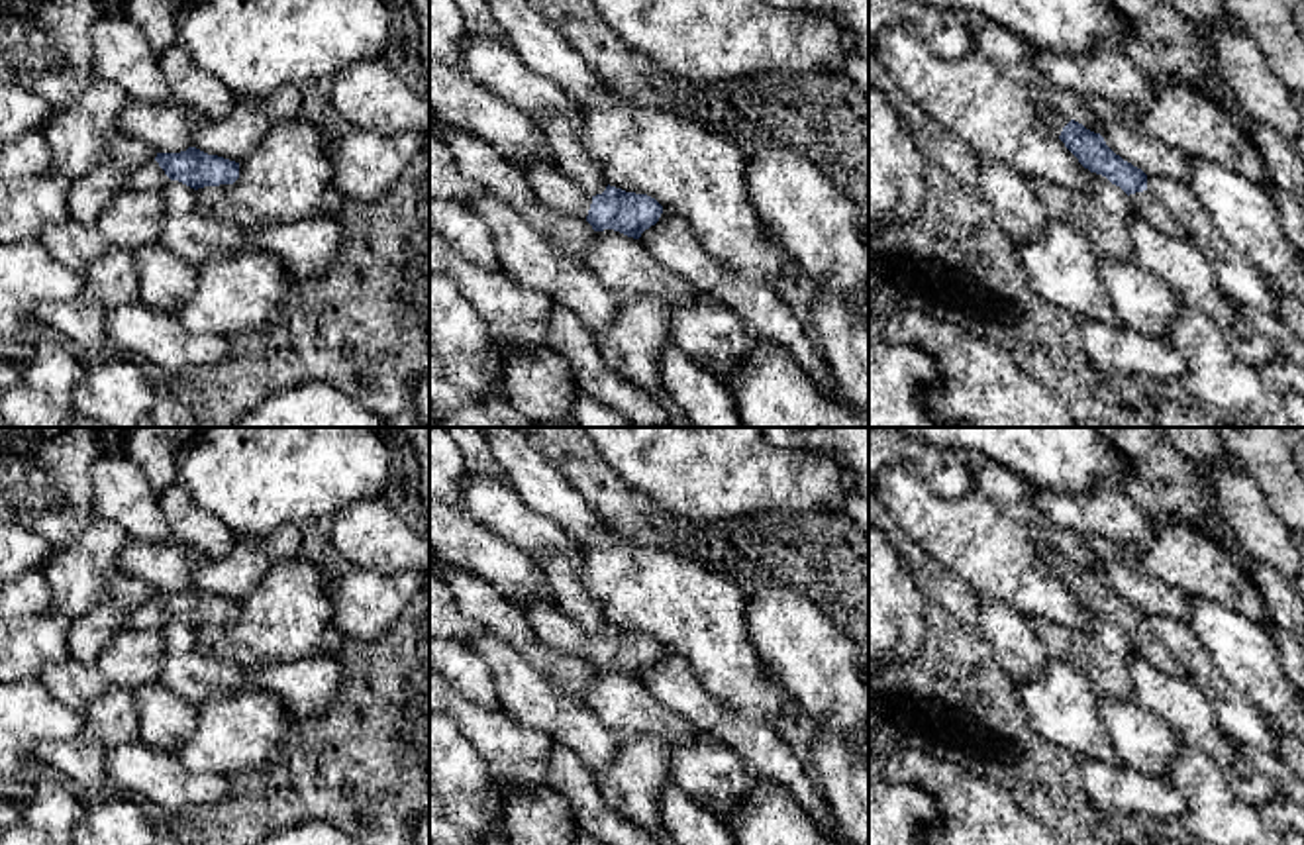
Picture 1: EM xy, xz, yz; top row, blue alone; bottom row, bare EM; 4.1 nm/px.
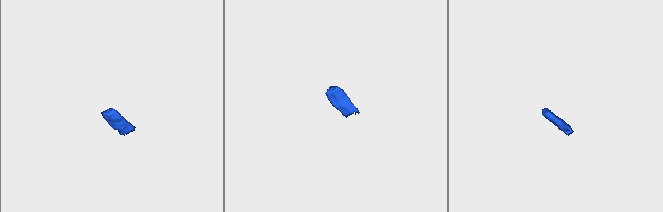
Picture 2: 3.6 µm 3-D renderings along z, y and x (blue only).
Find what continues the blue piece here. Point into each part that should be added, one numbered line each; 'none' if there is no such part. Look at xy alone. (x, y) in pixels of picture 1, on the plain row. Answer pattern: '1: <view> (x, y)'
1: xy (150, 616)

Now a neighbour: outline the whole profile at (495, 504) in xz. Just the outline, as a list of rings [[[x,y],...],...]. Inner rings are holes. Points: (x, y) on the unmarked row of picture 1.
[[[467,471],[465,510],[488,531],[514,543],[545,574],[555,604],[588,633],[608,625],[600,600],[582,582],[582,557],[577,543],[553,520],[529,510],[506,480]]]

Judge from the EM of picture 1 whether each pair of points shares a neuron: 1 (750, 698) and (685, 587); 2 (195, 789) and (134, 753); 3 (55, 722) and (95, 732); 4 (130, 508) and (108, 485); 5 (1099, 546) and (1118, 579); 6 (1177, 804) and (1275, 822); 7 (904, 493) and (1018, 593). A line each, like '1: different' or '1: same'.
1: same
2: same
3: different
4: same
5: same
6: different
7: same

